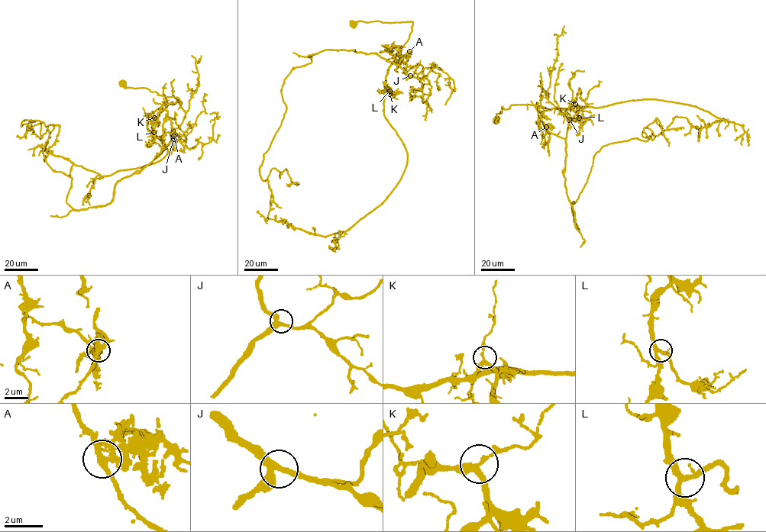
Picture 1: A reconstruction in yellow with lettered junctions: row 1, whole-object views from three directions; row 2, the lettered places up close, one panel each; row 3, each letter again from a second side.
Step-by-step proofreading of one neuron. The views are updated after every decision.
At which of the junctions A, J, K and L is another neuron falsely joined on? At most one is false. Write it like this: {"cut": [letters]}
{"cut": ["A"]}

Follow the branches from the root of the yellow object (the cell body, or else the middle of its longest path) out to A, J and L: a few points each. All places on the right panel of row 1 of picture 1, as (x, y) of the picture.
A: (496, 119), (502, 107), (538, 105), (542, 106), (538, 109), (542, 124), (550, 125), (546, 127)
J: (496, 119), (502, 107), (542, 106), (538, 109), (542, 124), (565, 138), (569, 120)
L: (496, 119), (502, 107), (508, 109), (515, 104), (549, 109), (575, 105), (579, 117)

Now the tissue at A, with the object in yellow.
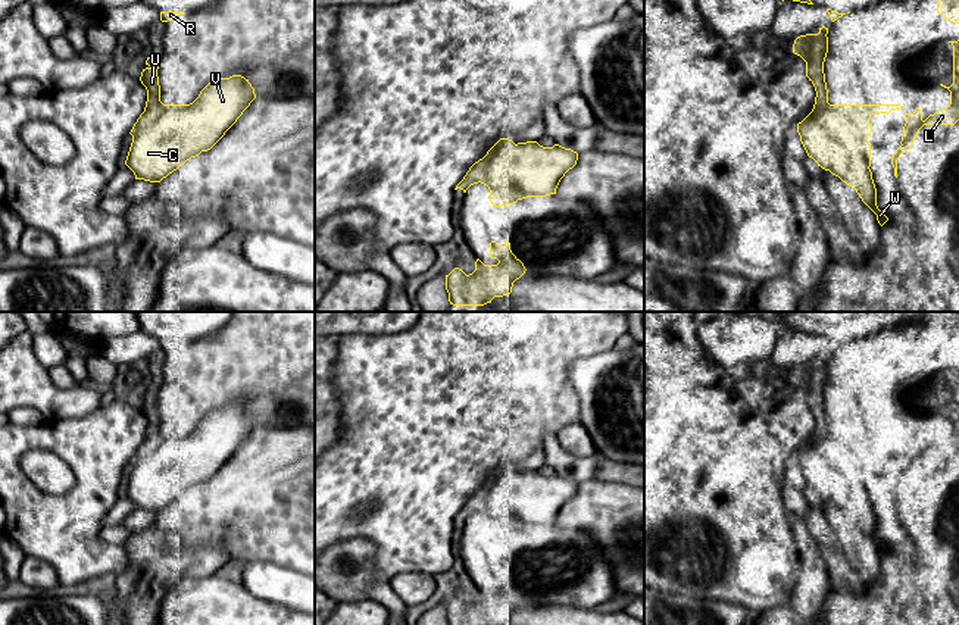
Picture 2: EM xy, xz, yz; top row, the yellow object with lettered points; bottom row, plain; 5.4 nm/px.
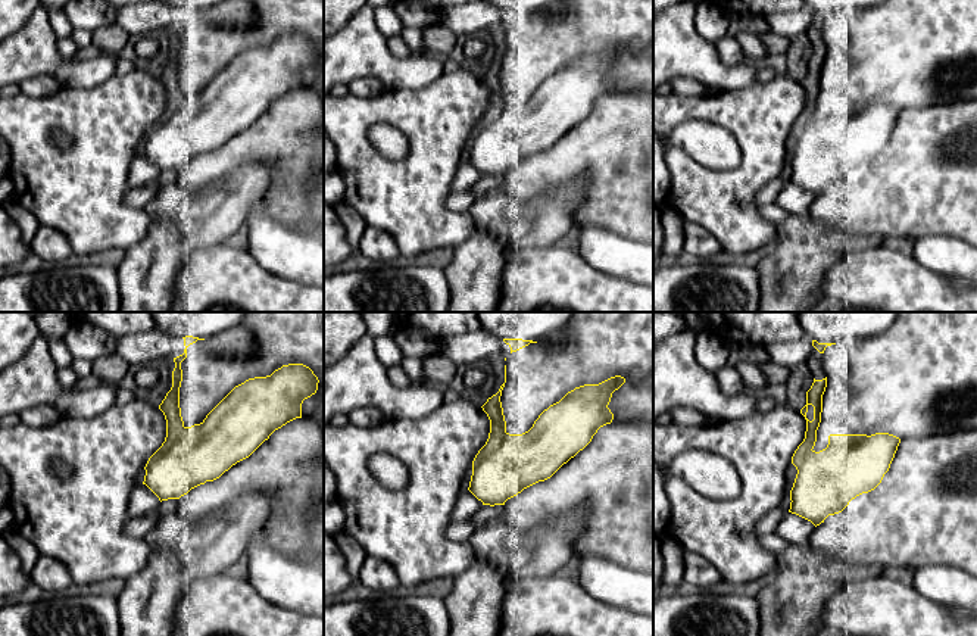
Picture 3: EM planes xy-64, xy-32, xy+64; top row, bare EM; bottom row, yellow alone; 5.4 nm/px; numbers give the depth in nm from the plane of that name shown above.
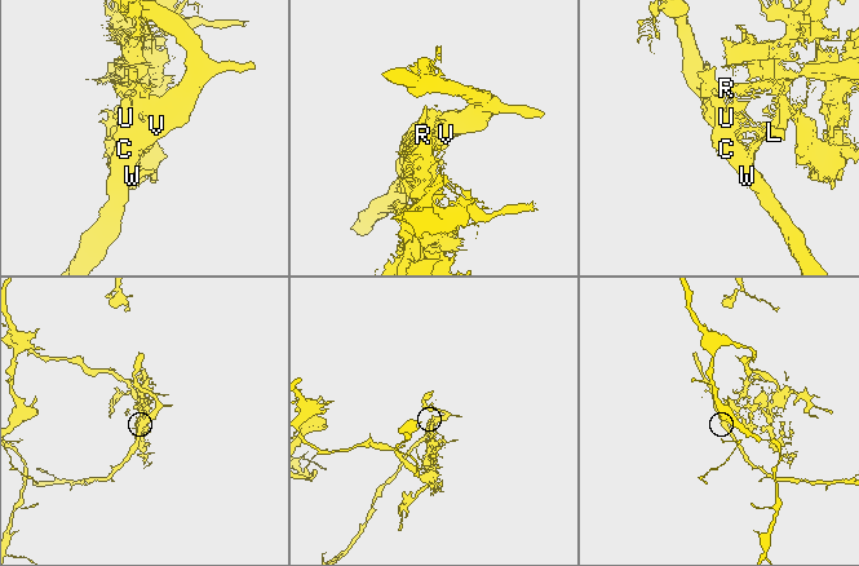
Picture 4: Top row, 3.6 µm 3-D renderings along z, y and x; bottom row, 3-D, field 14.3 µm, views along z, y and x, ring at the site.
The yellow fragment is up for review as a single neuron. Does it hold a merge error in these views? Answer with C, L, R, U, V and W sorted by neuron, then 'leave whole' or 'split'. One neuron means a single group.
C V W / L R U; split

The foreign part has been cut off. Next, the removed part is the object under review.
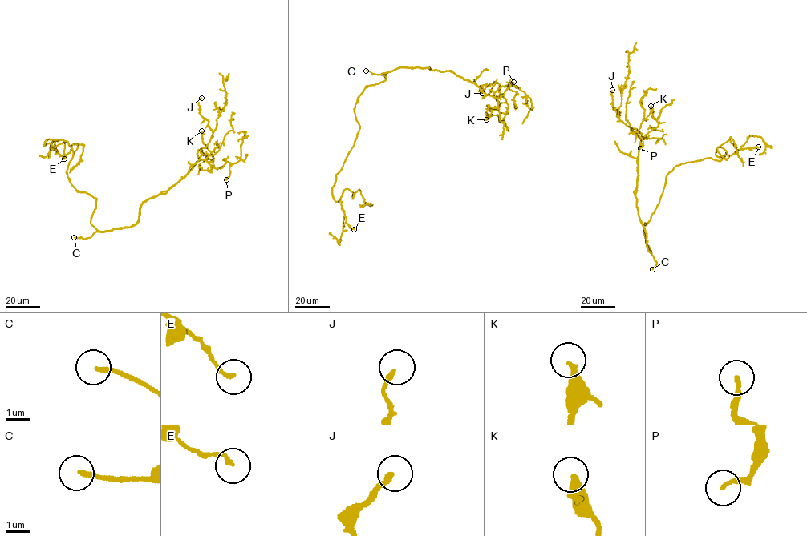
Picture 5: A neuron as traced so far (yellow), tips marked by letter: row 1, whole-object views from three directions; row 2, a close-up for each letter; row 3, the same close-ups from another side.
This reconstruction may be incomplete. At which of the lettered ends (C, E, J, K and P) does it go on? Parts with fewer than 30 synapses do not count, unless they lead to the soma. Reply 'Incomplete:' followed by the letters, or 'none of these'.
Incomplete: C

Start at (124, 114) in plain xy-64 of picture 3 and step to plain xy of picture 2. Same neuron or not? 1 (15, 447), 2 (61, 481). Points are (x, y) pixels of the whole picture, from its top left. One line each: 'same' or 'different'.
1: same
2: different

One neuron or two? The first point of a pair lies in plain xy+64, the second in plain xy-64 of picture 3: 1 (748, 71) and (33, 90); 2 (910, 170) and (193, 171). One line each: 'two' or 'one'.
1: two
2: one

